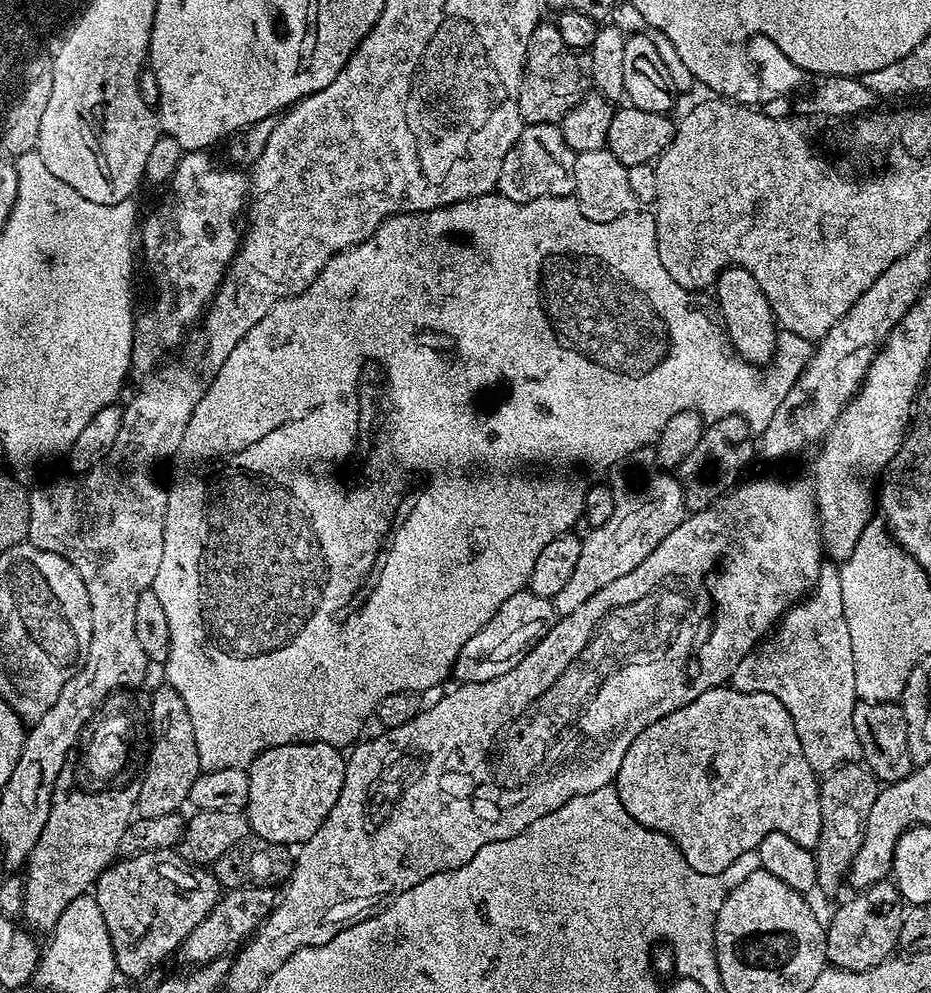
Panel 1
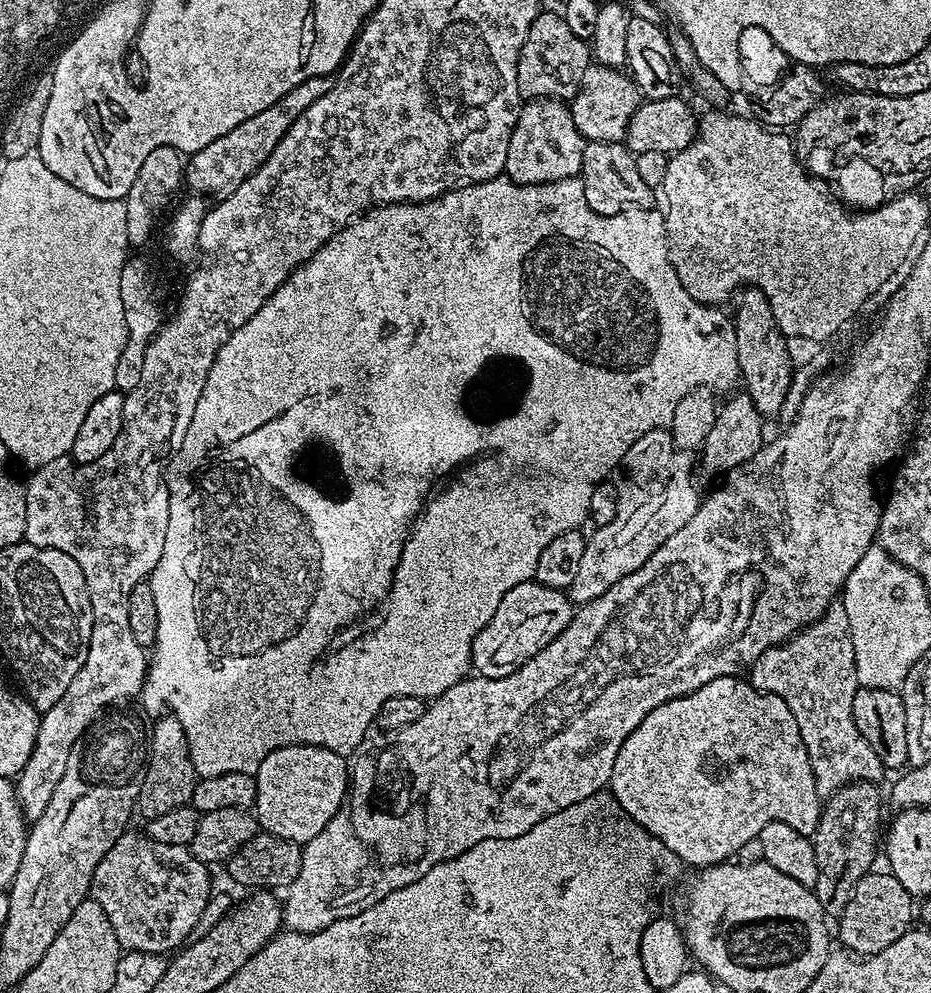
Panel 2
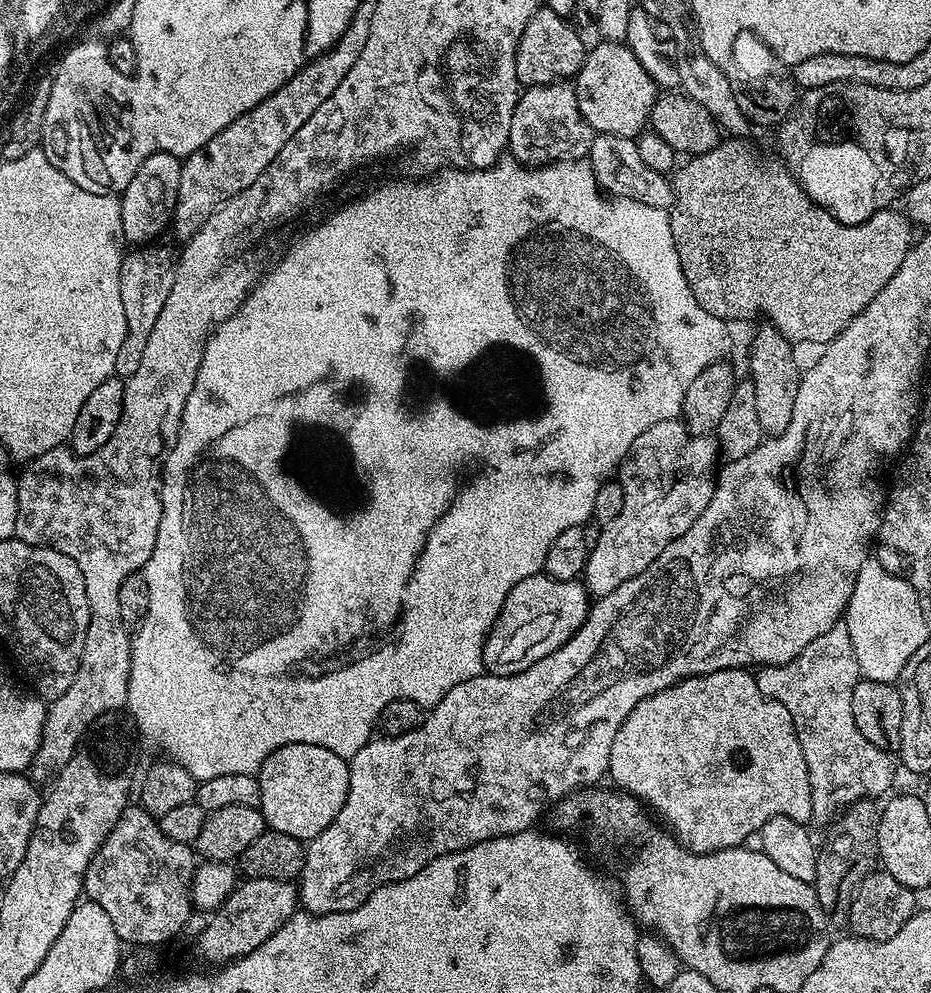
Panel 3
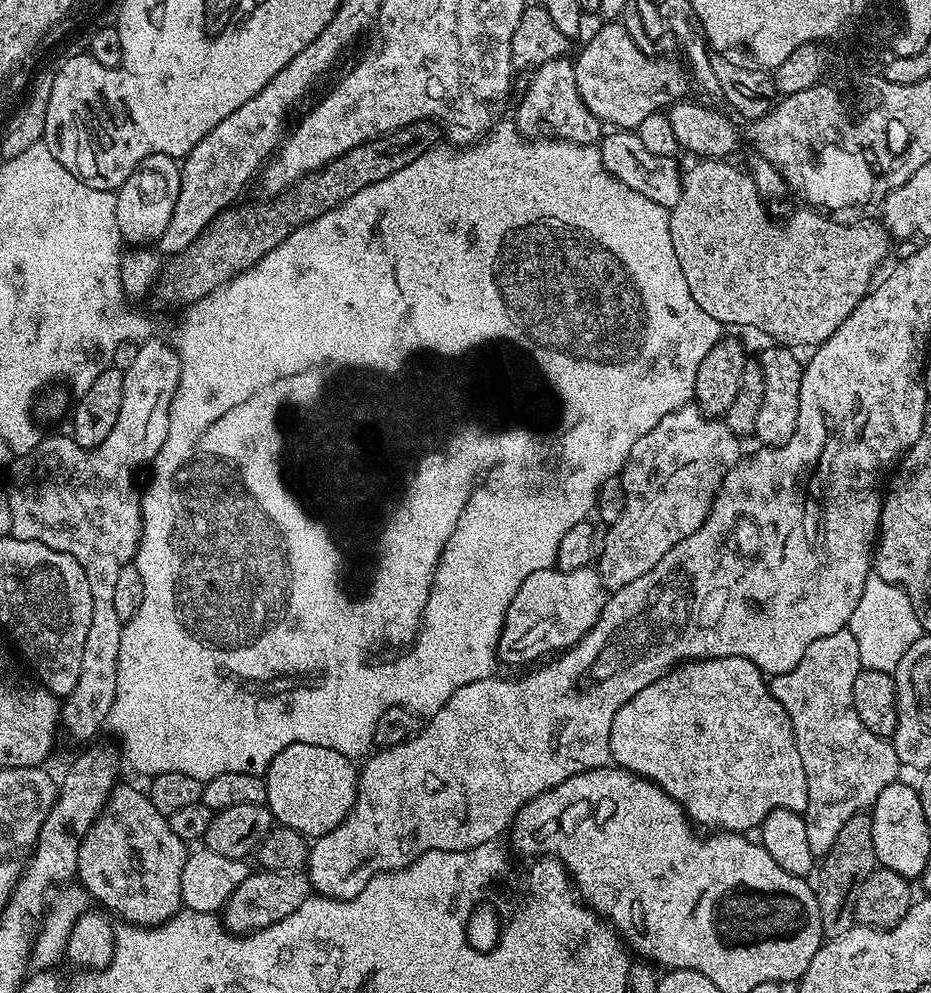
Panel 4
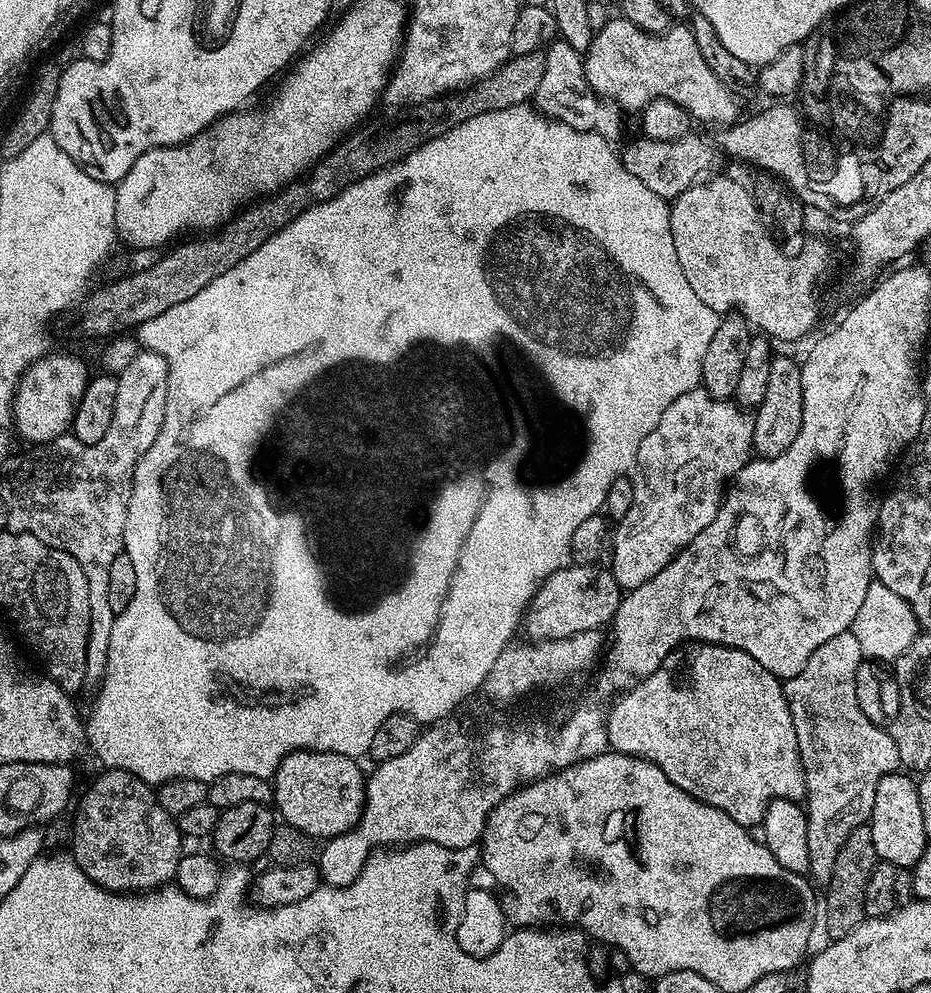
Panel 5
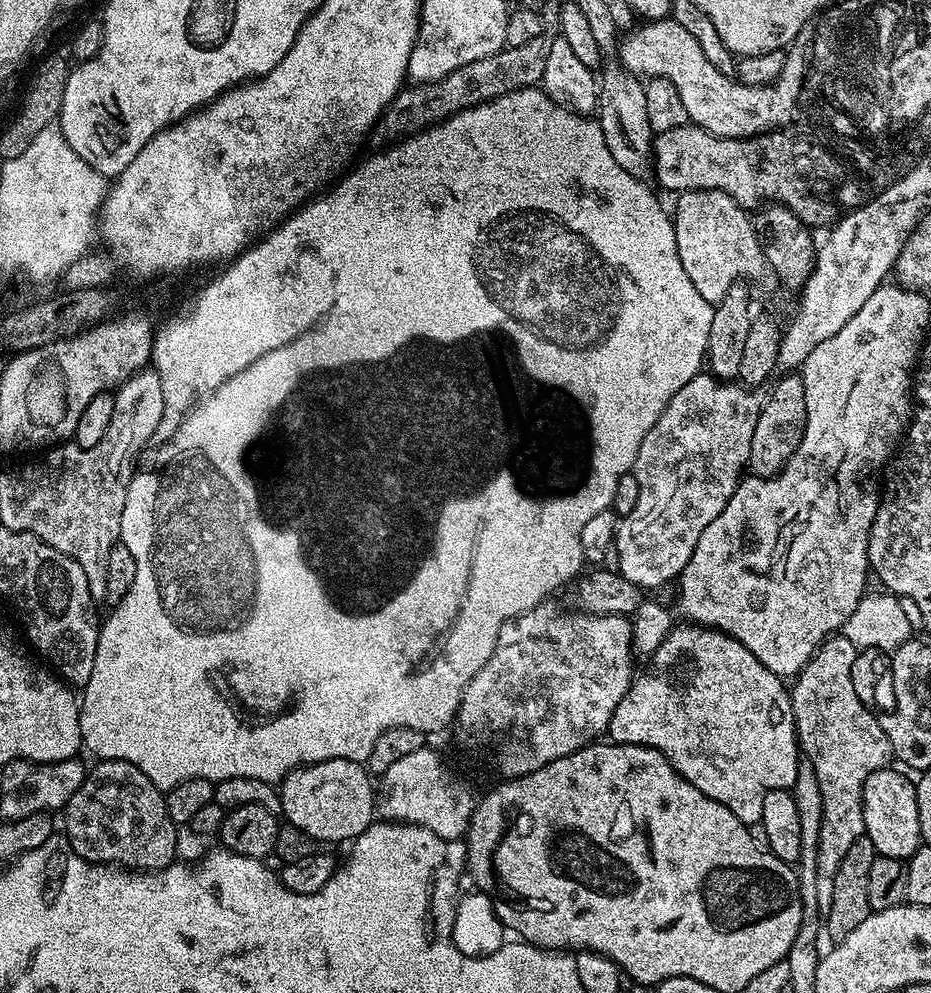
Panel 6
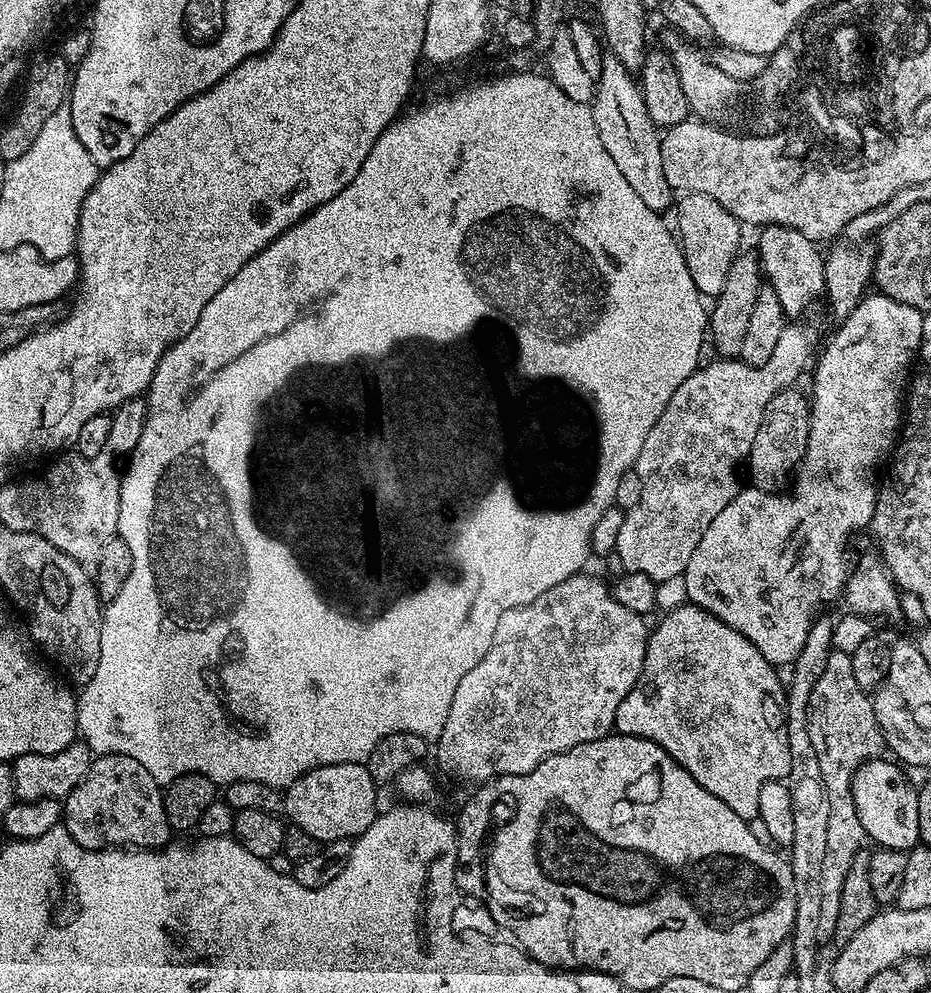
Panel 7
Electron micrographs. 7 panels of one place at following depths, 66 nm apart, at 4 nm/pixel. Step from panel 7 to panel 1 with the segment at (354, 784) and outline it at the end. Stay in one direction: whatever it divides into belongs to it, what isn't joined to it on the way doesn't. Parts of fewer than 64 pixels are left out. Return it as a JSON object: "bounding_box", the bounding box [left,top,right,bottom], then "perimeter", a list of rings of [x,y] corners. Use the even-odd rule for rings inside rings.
{"bounding_box":[246,740,345,846],"perimeter":[[[309,740],[306,744],[274,746],[258,754],[246,769],[250,778],[250,798],[246,809],[249,829],[257,836],[269,839],[270,842],[289,846],[305,844],[316,833],[318,826],[326,822],[330,810],[334,810],[338,802],[338,794],[342,794],[345,763],[345,753],[335,744],[317,740]]]}

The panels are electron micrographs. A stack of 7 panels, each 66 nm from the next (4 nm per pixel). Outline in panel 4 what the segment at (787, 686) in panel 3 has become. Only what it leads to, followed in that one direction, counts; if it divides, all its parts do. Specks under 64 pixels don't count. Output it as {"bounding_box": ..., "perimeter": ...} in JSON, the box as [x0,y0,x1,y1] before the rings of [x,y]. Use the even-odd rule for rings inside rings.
{"bounding_box":[770,627,902,858],"perimeter":[[[849,627],[838,630],[838,634],[830,634],[827,638],[818,638],[812,643],[810,650],[802,654],[802,662],[794,666],[786,674],[771,677],[770,691],[772,697],[786,710],[792,723],[794,738],[798,746],[798,755],[802,757],[802,770],[806,770],[806,790],[808,801],[802,813],[808,824],[807,841],[816,858],[822,858],[834,846],[834,838],[838,838],[838,830],[850,822],[850,818],[867,813],[875,804],[878,794],[886,790],[886,786],[897,783],[902,765],[894,750],[891,739],[870,734],[866,726],[862,726],[862,718],[858,718],[858,710],[854,706],[854,678],[858,678],[861,670],[858,652],[858,641]]]}

